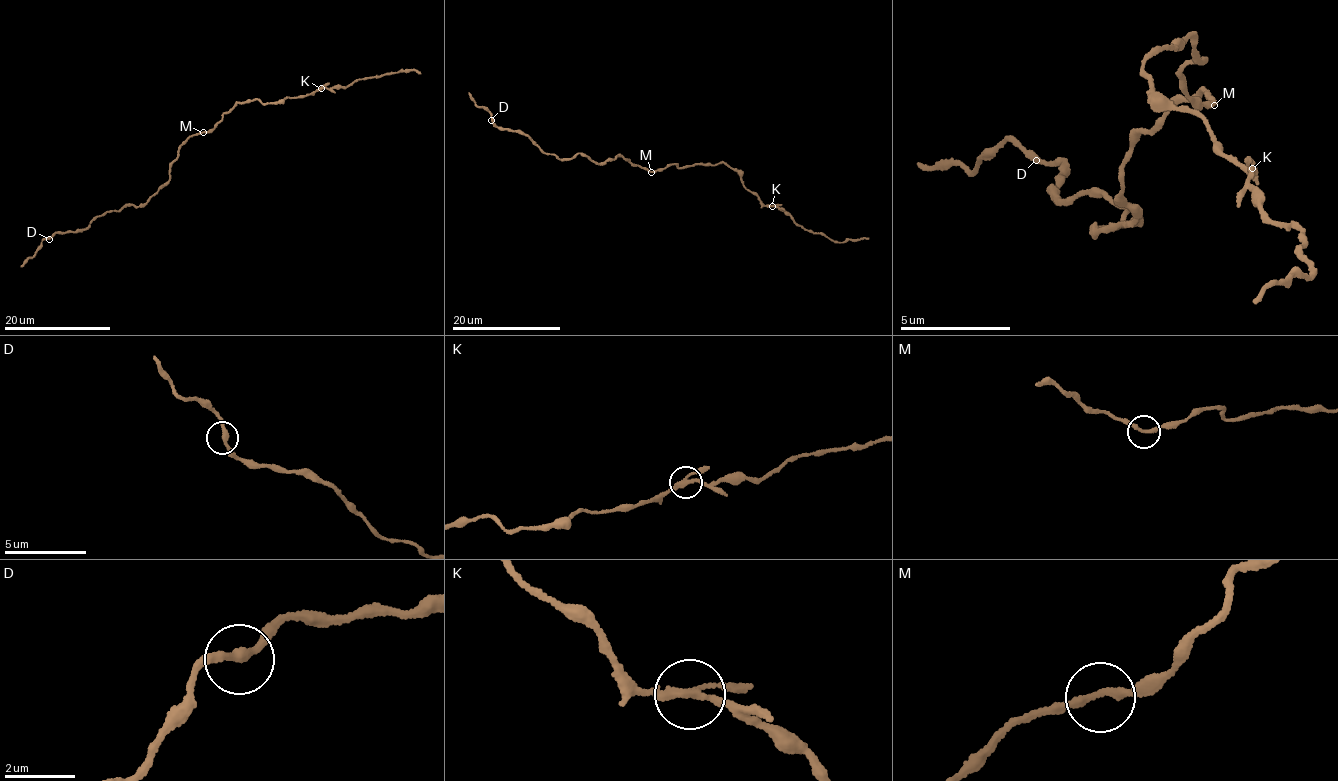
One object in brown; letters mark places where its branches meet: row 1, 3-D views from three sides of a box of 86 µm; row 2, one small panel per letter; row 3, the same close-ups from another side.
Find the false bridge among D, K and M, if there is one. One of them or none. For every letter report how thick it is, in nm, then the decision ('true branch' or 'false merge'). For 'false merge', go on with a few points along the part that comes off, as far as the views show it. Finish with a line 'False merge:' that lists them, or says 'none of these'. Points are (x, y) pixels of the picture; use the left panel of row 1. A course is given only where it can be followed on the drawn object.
D: calibre 240 nm; true branch
K: calibre 200 nm; false merge; course (322, 88), (337, 88), (360, 79), (394, 72), (413, 70), (421, 74)
M: calibre 220 nm; true branch
False merge: K

